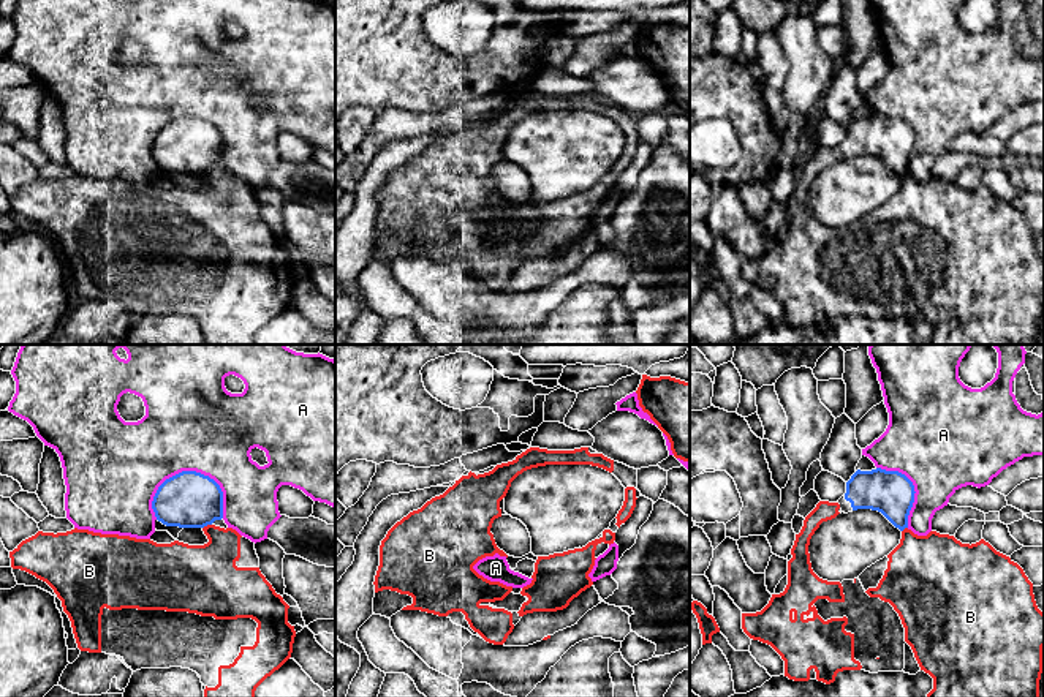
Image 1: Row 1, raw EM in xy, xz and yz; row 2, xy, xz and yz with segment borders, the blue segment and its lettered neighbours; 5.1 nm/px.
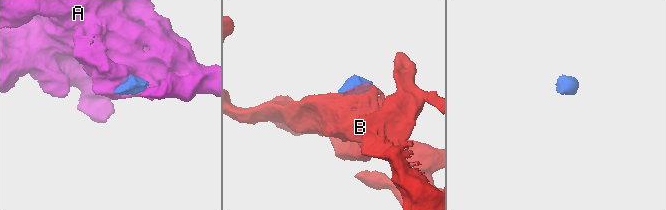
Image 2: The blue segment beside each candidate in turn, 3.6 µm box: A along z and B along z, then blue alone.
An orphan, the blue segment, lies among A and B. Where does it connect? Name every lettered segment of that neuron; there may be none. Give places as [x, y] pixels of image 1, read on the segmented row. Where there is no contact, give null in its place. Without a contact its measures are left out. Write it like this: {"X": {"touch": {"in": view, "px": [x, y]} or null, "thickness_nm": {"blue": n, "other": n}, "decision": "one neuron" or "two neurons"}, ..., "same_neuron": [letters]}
{"A": {"touch": {"in": "xy", "px": [198, 473]}, "thickness_nm": {"blue": 280, "other": 480}, "decision": "two neurons"}, "B": {"touch": {"in": "xy", "px": [206, 525]}, "thickness_nm": {"blue": 280, "other": 300}, "decision": "one neuron"}, "same_neuron": ["B"]}

